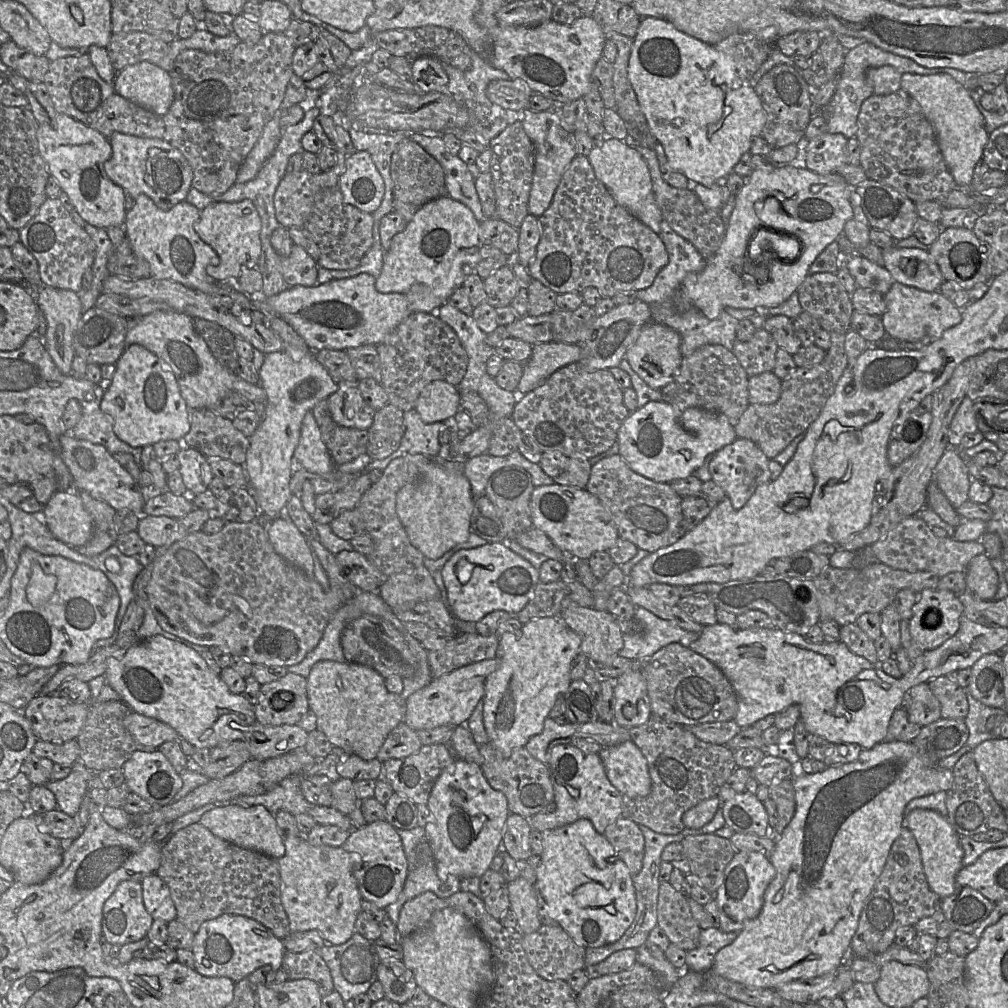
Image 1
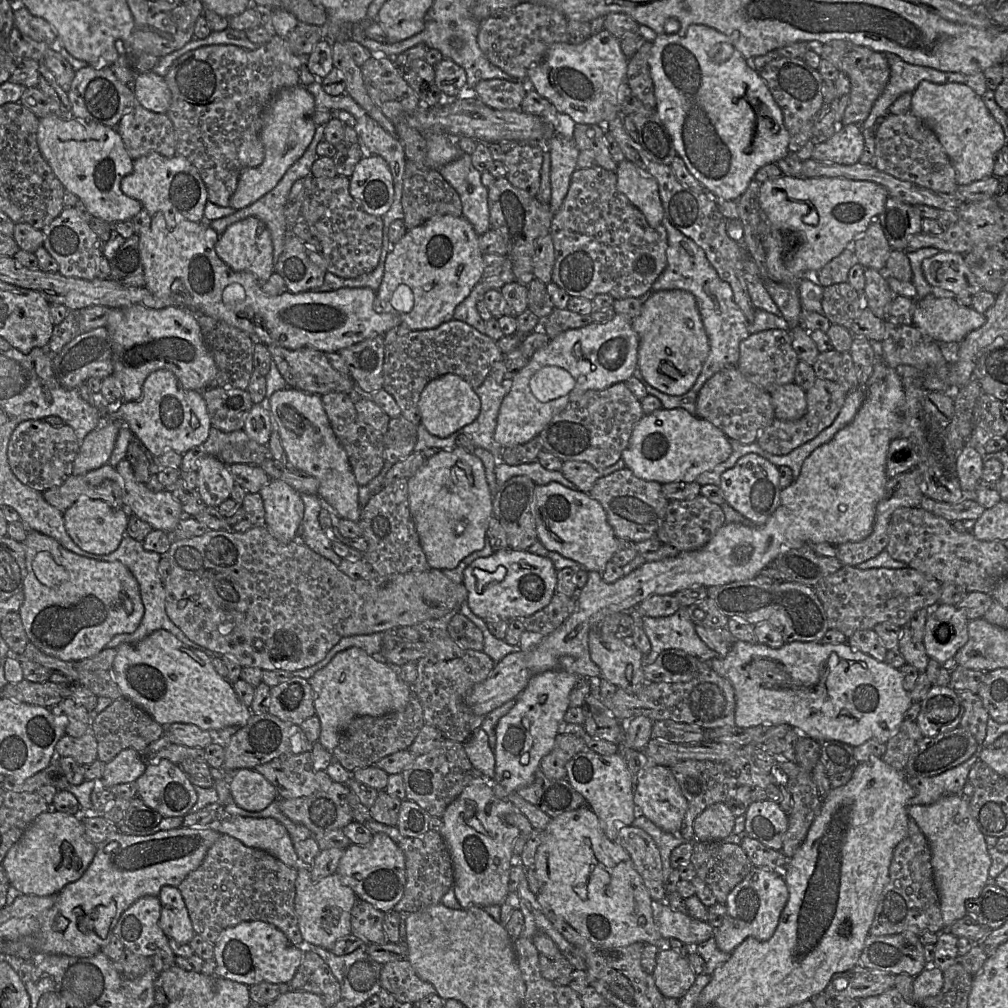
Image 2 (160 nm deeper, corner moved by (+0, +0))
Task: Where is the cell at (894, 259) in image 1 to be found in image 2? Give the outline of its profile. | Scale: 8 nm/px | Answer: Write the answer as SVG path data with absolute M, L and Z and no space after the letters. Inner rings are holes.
M941 251L922 262L925 279L954 295L973 296L983 290L960 253Z

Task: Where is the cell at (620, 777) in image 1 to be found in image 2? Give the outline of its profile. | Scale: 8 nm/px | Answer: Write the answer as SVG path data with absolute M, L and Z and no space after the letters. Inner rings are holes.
M669 767L647 768L634 788L635 805L664 831L676 834L687 812L688 802Z

